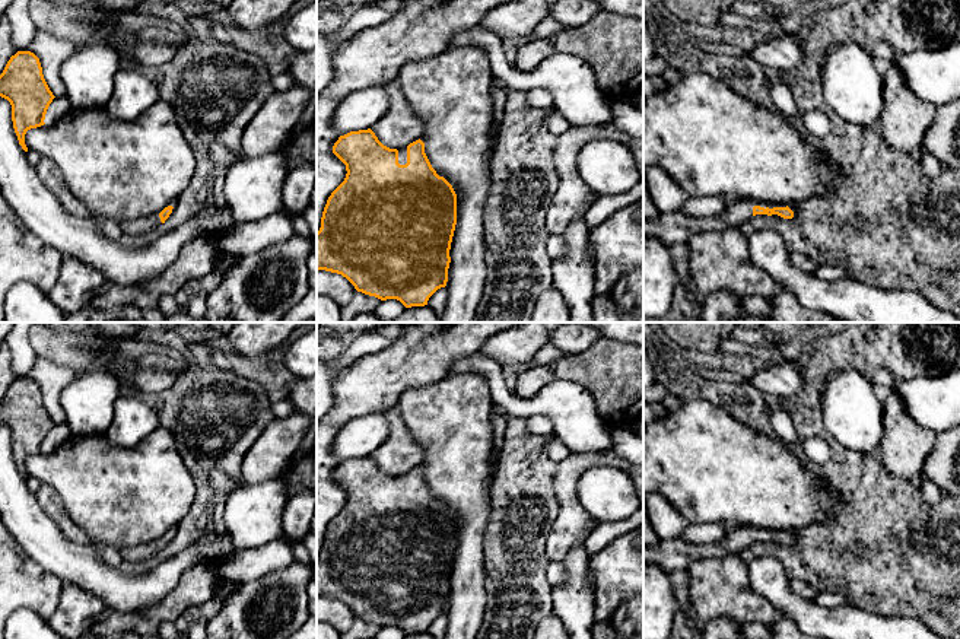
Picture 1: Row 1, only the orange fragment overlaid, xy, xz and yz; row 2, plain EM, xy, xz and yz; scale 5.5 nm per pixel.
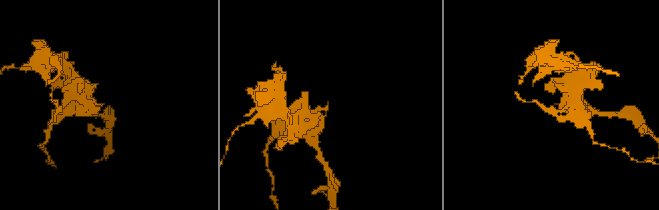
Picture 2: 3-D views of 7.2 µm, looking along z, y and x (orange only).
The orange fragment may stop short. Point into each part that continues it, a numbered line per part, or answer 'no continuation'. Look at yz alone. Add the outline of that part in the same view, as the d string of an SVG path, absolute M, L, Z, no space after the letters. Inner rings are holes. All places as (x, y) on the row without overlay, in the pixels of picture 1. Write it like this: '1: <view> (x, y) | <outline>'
1: yz (676, 555) | M737 527L728 530L719 541L712 544L692 544L678 537L670 541L659 541L652 547L643 546L643 562L655 563L667 572L686 570L694 560L741 554L744 550L751 549L754 532L764 535L786 534L785 531Z

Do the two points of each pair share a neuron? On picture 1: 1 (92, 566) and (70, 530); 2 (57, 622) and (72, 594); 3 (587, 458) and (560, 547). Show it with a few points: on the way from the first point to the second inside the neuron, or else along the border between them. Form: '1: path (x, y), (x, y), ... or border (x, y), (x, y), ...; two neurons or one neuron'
1: border (53, 520), (67, 539), (89, 543), (98, 549); two neurons
2: path (64, 616), (72, 609), (72, 601); one neuron
3: path (568, 480), (568, 525); one neuron

